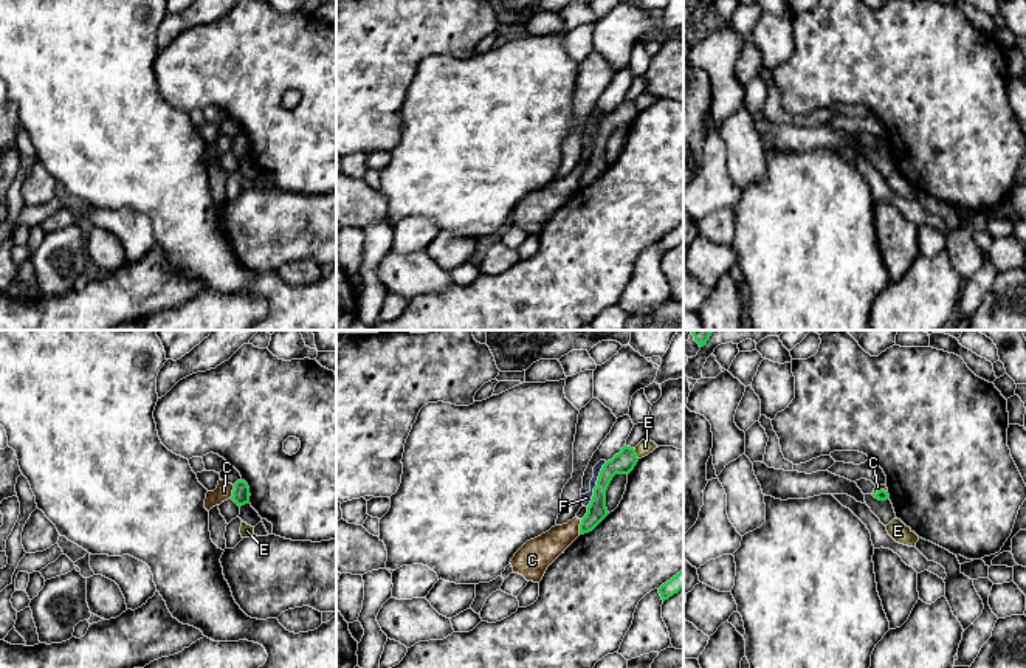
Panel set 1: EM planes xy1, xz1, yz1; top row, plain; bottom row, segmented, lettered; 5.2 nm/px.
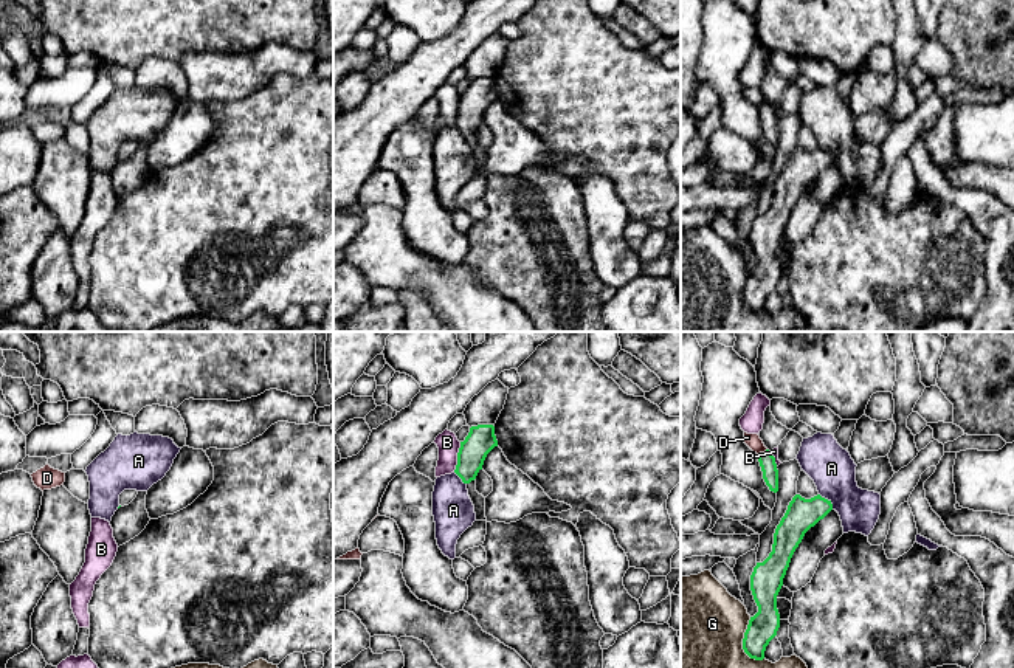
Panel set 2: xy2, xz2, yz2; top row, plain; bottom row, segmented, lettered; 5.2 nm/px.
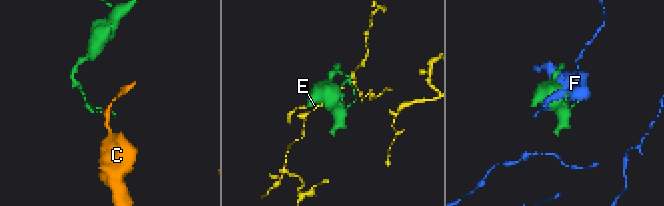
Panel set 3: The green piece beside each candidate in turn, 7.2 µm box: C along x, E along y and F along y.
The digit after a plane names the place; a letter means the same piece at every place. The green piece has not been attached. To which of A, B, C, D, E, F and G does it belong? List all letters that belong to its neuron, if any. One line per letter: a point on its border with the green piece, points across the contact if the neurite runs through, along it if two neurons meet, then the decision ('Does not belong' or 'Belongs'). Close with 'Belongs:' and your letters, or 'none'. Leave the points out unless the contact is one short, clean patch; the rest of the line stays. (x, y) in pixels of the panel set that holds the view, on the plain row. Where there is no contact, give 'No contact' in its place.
A: Touches green at yz2 (828, 154). Boundary: yz2 (819, 146), (833, 161). Does not belong
B: Touches green at xz2 (458, 110). Does not belong
C: Touches green at xz1 (580, 180). Boundary: xz1 (581, 172), (578, 186). Does not belong
D: Touches green at yz2 (762, 106). Boundary: yz2 (766, 101), (758, 107). Does not belong
E: Touches green at xz1 (634, 106). Does not belong
F: Touches green at xz1 (597, 138). Does not belong
G: Touches green at yz2 (743, 296). Does not belong
Belongs: none

